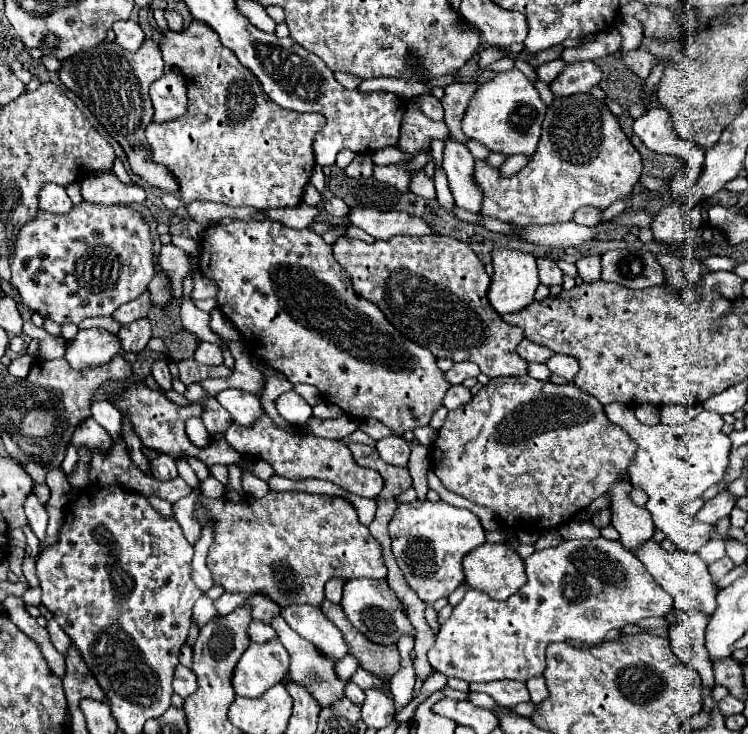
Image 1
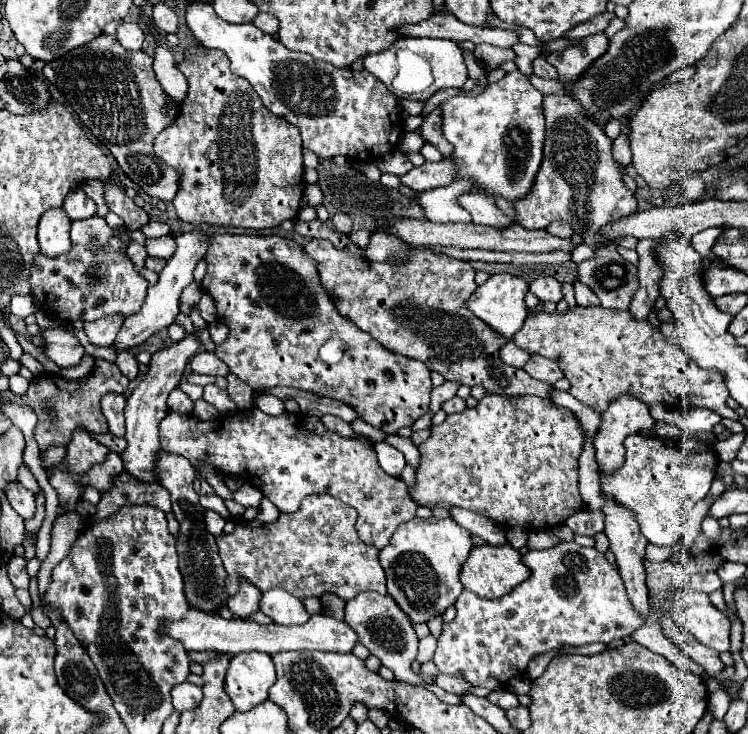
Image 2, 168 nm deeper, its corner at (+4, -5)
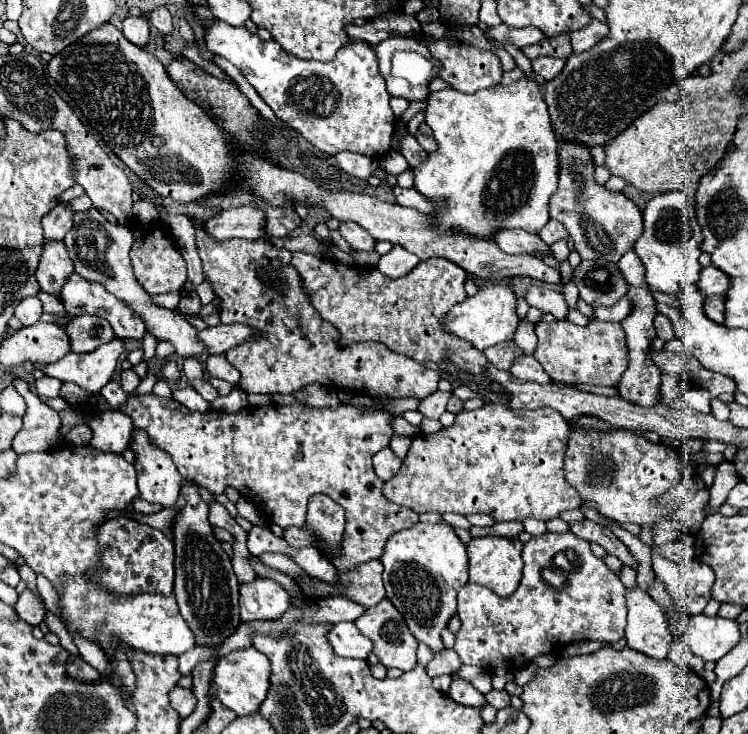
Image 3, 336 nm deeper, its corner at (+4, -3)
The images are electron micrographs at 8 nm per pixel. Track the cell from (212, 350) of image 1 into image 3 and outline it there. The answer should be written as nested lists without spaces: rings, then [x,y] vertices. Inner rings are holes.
[[[222,354],[220,356],[208,356],[206,358],[206,370],[208,370],[210,376],[226,380],[232,386],[236,386],[238,380],[240,380],[240,372]]]

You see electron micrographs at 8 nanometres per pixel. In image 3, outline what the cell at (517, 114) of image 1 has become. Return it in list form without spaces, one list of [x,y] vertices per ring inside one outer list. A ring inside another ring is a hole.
[[[524,76],[508,86],[498,84],[474,94],[464,94],[454,88],[432,92],[428,96],[426,124],[434,130],[438,150],[432,152],[422,166],[412,168],[414,188],[426,198],[448,200],[448,210],[434,214],[442,230],[458,230],[482,238],[490,238],[492,232],[502,228],[540,232],[550,220],[548,198],[558,184],[558,144],[538,82]]]

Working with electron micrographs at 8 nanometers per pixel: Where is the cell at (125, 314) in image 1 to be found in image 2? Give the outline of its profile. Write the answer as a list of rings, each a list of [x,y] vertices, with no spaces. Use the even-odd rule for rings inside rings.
[[[120,314],[118,316],[106,316],[106,318],[96,320],[96,322],[86,322],[84,332],[86,332],[90,344],[94,344],[94,346],[112,346],[116,334],[120,332],[122,322],[124,322],[124,318]]]

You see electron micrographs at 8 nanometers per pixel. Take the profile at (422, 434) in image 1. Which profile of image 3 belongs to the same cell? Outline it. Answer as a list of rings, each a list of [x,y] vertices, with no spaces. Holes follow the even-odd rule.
[[[436,390],[434,394],[430,394],[428,398],[424,398],[418,406],[418,410],[426,416],[426,418],[440,418],[440,414],[446,410],[446,404],[450,400],[452,392],[440,392]]]

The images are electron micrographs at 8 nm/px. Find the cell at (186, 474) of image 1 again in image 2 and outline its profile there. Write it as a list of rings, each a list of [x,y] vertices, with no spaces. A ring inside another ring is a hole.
[[[208,510],[206,516],[204,516],[204,520],[206,520],[206,530],[208,530],[210,534],[214,534],[214,536],[220,536],[220,534],[222,534],[222,528],[224,528],[226,522],[224,522],[224,518],[222,518],[220,514]]]

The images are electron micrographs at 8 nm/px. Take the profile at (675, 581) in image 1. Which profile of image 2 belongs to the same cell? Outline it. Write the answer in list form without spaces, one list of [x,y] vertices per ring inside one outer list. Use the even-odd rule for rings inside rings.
[[[684,590],[674,594],[674,622],[700,644],[716,652],[730,650],[730,620],[710,604],[708,594]]]

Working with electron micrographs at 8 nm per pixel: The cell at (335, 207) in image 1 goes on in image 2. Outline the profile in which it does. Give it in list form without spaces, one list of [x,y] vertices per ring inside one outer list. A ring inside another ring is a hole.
[[[338,212],[334,218],[332,218],[332,224],[334,228],[340,232],[340,234],[350,234],[352,232],[352,220],[348,214],[344,212]]]

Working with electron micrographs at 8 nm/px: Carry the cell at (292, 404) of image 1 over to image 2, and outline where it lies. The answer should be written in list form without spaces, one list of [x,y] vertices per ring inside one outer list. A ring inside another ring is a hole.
[[[260,394],[254,398],[254,406],[266,414],[272,414],[272,416],[278,416],[278,414],[284,414],[286,408],[284,408],[284,402],[276,396],[270,396],[270,394]]]

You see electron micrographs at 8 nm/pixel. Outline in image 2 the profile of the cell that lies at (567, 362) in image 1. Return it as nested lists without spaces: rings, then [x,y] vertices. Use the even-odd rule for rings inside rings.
[[[532,356],[526,364],[524,370],[534,378],[534,380],[542,380],[548,384],[554,384],[556,380],[564,378],[564,374],[558,370],[558,364],[554,360],[542,358],[542,356]]]

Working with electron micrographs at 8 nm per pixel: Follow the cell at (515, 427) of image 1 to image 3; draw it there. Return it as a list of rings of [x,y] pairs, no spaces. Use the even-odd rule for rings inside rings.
[[[484,404],[478,410],[462,410],[456,414],[452,426],[436,434],[418,434],[412,438],[408,456],[402,462],[398,476],[384,484],[388,500],[406,506],[418,514],[422,512],[456,512],[456,514],[488,514],[496,522],[506,520],[550,520],[562,512],[580,508],[582,498],[566,482],[564,456],[568,444],[570,422],[554,408],[540,410],[512,410],[502,404]]]

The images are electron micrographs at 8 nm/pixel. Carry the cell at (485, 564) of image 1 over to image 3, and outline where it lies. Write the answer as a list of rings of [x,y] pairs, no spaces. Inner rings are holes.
[[[486,536],[486,538],[472,538],[468,544],[468,560],[470,560],[470,582],[480,584],[496,592],[498,596],[510,596],[522,578],[522,548],[524,544],[518,538],[500,538],[500,536]]]

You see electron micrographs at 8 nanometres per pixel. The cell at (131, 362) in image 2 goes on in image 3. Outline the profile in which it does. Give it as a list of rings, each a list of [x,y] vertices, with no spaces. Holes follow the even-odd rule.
[[[128,368],[128,370],[122,370],[120,384],[122,384],[122,388],[124,388],[126,394],[132,394],[134,388],[140,384],[140,378],[138,378],[138,374],[132,368]]]

